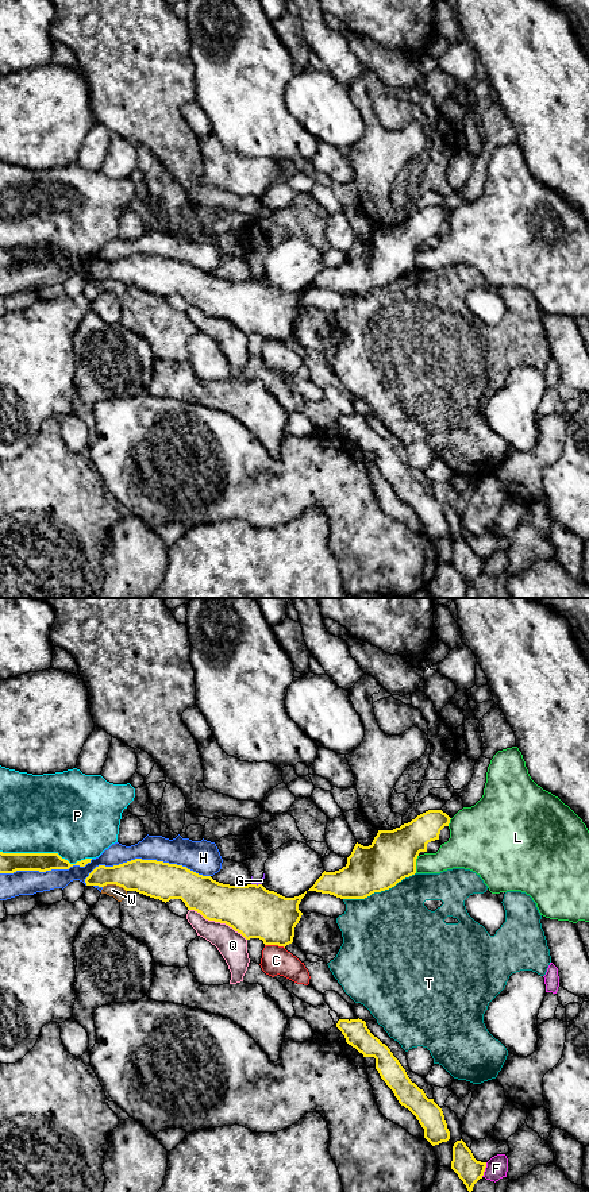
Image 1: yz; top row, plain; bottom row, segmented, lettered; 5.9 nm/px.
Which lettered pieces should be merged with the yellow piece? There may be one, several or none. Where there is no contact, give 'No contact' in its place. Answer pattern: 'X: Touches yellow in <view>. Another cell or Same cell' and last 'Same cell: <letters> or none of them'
C: Touches yellow in yz. Another cell
F: Touches yellow in yz. Another cell
G: Touches yellow in yz. Another cell
H: Touches yellow in yz. Another cell
L: Touches yellow in yz. Another cell
P: Touches yellow in yz. Another cell
Q: Touches yellow in yz. Another cell
T: Touches yellow in yz. Another cell
W: Touches yellow in yz. Another cell
Same cell: none of them

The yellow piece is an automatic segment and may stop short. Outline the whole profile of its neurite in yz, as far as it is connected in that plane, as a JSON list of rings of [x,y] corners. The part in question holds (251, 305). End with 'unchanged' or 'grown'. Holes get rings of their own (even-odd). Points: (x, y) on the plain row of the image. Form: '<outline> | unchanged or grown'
[[[142,254],[113,262],[99,261],[85,278],[116,279],[165,298],[181,294],[188,305],[228,320],[246,335],[259,333],[265,340],[284,343],[293,337],[294,323],[303,310],[299,300],[307,289],[285,293],[262,279],[223,279],[182,261]]] | unchanged

